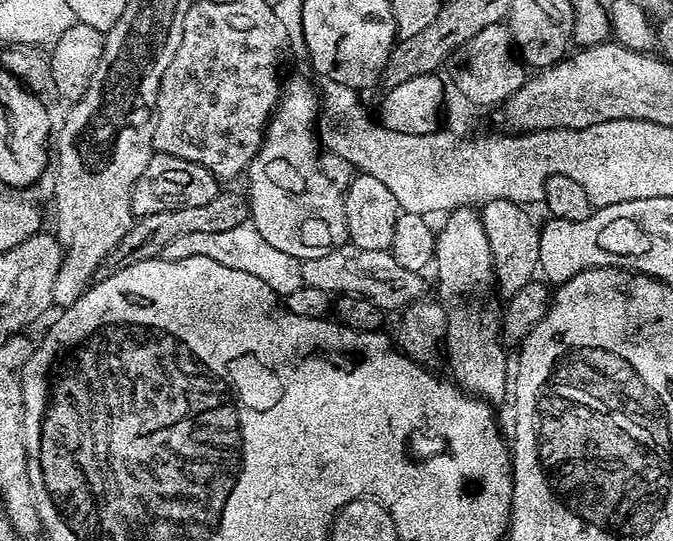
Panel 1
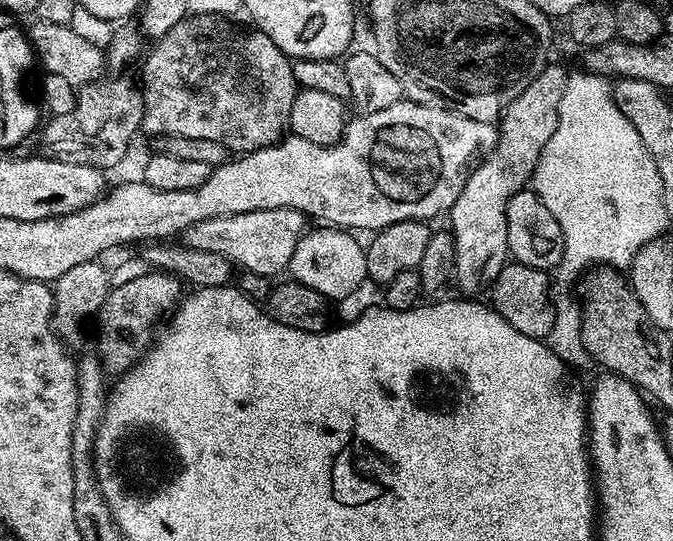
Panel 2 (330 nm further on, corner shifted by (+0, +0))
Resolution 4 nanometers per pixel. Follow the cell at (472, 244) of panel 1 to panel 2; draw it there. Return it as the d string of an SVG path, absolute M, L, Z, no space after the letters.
M549 62L542 74L514 98L514 102L504 110L498 121L496 144L491 152L479 161L468 176L468 182L458 202L450 209L452 225L450 231L456 243L455 283L465 297L476 298L480 291L491 289L509 259L506 242L506 206L514 194L525 191L535 177L538 158L554 135L563 106L563 95L568 86L569 69Z

